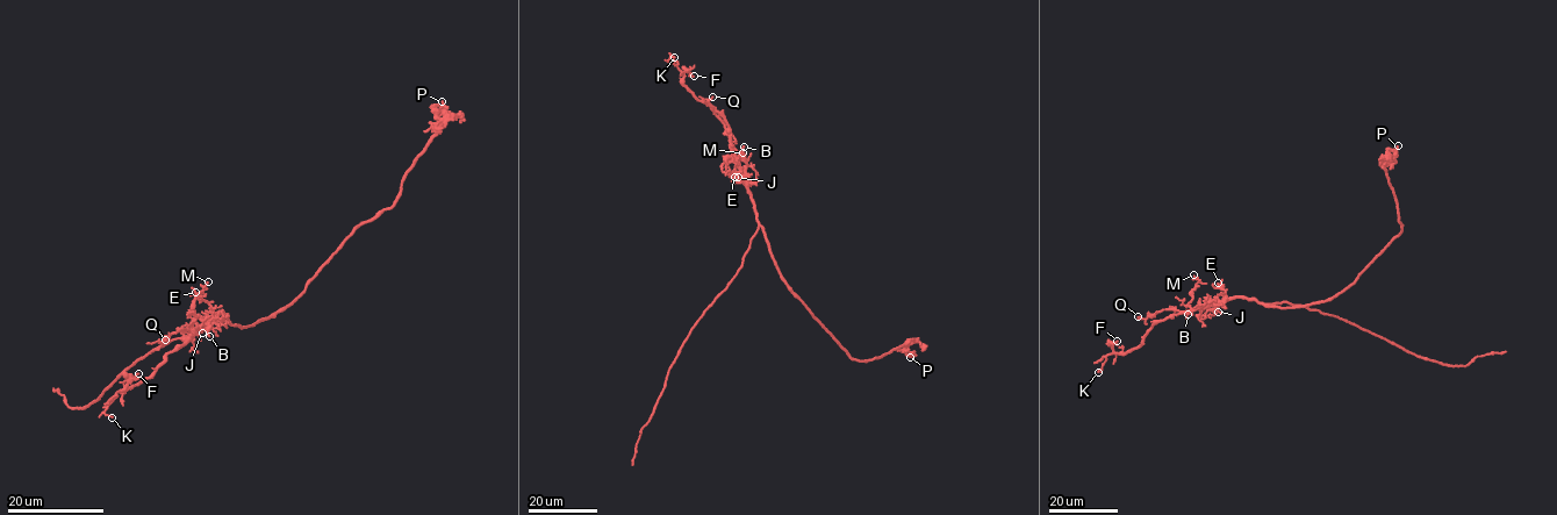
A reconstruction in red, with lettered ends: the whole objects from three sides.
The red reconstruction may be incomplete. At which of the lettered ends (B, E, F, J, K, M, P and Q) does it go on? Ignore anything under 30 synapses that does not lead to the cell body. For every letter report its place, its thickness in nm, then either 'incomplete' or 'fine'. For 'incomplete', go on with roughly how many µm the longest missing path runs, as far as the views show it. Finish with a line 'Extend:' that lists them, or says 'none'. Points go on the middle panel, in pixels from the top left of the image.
B: (744, 147) | 90 nm | fine
E: (734, 177) | 140 nm | fine
F: (694, 76) | 80 nm | fine
J: (738, 177) | 170 nm | fine
K: (674, 57) | 110 nm | fine
M: (743, 152) | 80 nm | fine
P: (910, 357) | 200 nm | fine
Q: (712, 97) | 90 nm | fine
Extend: none

